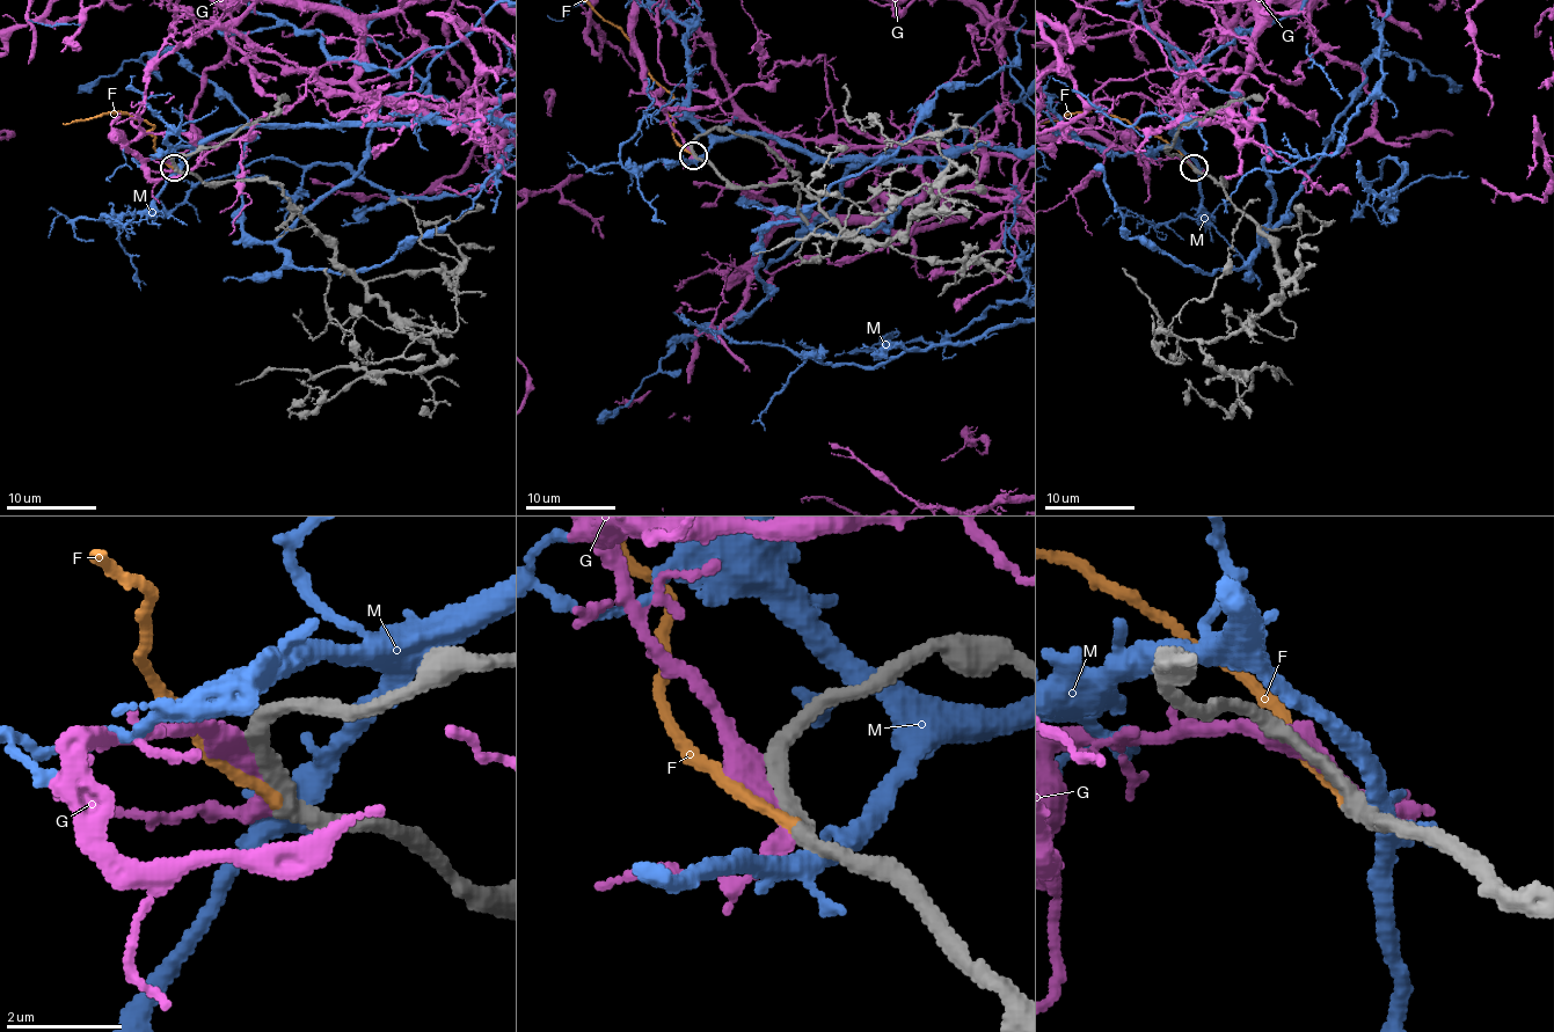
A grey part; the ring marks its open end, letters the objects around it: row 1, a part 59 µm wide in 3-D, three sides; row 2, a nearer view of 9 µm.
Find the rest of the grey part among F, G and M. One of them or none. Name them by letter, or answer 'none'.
F

